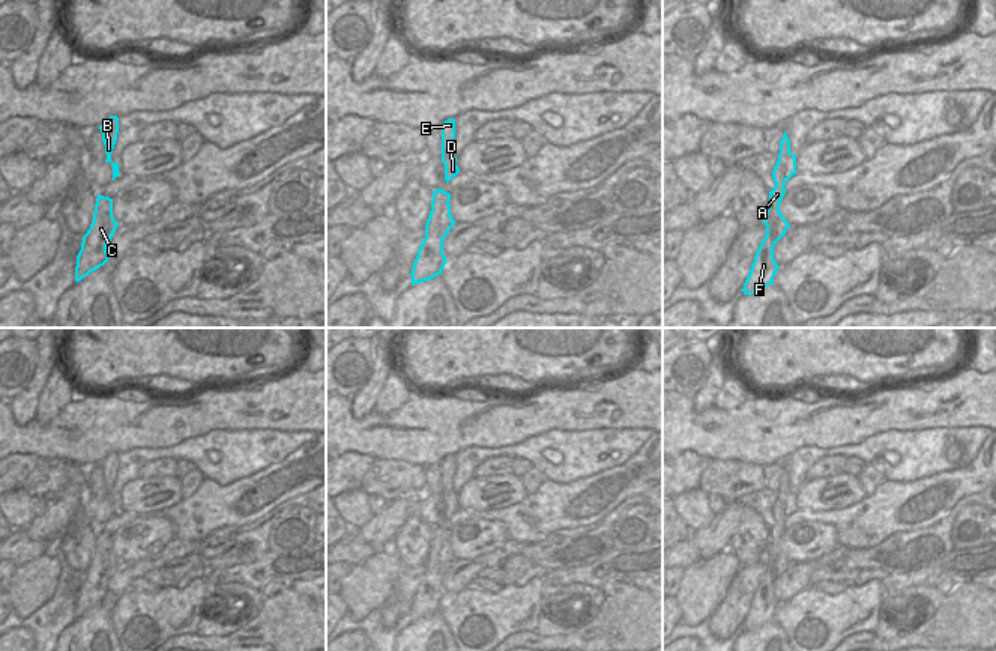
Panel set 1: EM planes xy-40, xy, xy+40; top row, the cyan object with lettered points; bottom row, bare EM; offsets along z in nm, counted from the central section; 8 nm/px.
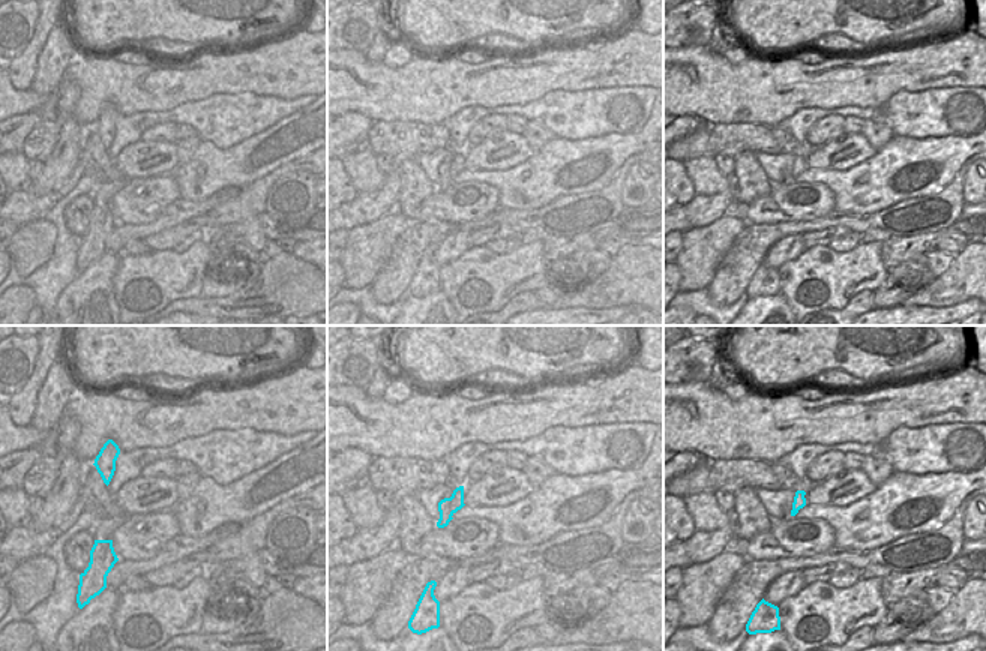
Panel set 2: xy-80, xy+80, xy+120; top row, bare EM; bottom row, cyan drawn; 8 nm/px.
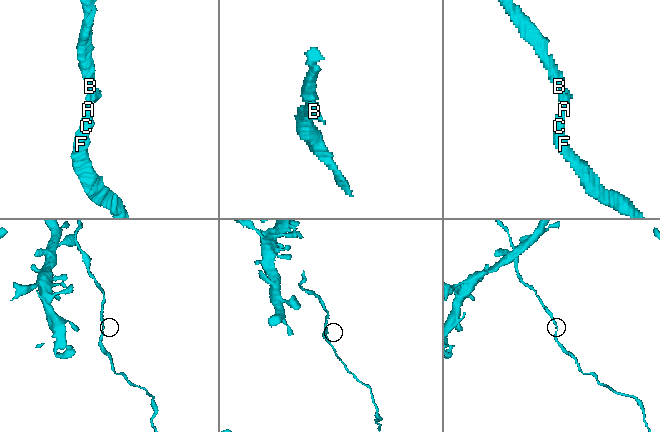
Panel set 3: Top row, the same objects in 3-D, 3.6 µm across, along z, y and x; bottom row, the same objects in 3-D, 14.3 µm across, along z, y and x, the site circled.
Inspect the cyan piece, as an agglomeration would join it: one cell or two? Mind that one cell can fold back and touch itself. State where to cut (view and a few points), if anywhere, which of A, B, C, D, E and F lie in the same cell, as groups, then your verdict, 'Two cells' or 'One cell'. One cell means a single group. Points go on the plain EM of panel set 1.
No split. Groups: A B C D E F. One cell.

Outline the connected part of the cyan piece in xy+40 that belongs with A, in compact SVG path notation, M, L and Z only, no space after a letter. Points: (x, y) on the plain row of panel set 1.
M784 468L780 478L778 498L772 507L775 523L769 528L769 538L763 553L766 571L754 592L750 610L744 619L744 631L759 630L762 625L774 621L774 613L780 604L774 595L774 583L790 564L780 549L780 540L786 531L786 519L796 510L796 492L790 489L790 478Z

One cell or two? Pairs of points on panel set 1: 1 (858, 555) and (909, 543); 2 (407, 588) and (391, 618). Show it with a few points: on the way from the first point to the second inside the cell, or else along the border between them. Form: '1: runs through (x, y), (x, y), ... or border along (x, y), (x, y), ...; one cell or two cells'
1: runs through (870, 555), (897, 554); one cell
2: runs through (403, 596), (392, 611); one cell

